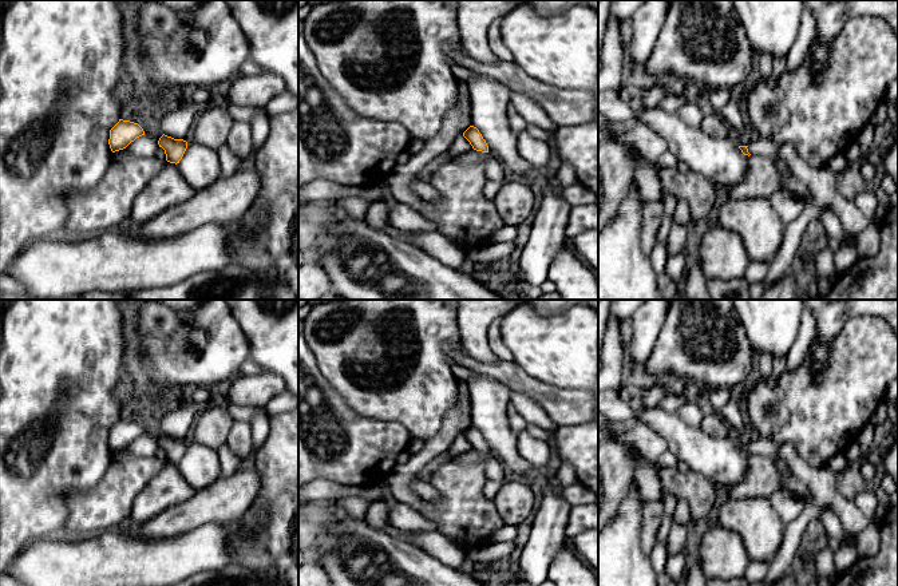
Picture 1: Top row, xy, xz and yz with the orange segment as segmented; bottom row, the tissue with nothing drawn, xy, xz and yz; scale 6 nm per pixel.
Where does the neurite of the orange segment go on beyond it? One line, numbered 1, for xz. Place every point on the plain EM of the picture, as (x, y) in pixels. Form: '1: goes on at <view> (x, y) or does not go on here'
1: goes on at xz (495, 471)

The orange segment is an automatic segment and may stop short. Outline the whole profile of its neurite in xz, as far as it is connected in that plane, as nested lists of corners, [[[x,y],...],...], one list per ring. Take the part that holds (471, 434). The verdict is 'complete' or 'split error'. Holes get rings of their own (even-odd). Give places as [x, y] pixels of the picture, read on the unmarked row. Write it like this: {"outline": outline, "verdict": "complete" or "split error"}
{"outline": [[[470,425],[464,432],[463,436],[470,442],[474,450],[482,451],[486,454],[487,464],[486,464],[486,478],[491,482],[502,482],[509,478],[509,474],[505,468],[505,464],[492,455],[488,450],[486,440],[483,439],[479,429],[474,425]]], "verdict": "split error"}

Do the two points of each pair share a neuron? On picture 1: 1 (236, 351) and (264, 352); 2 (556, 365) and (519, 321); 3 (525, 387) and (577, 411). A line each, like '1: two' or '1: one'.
1: two
2: one
3: one

